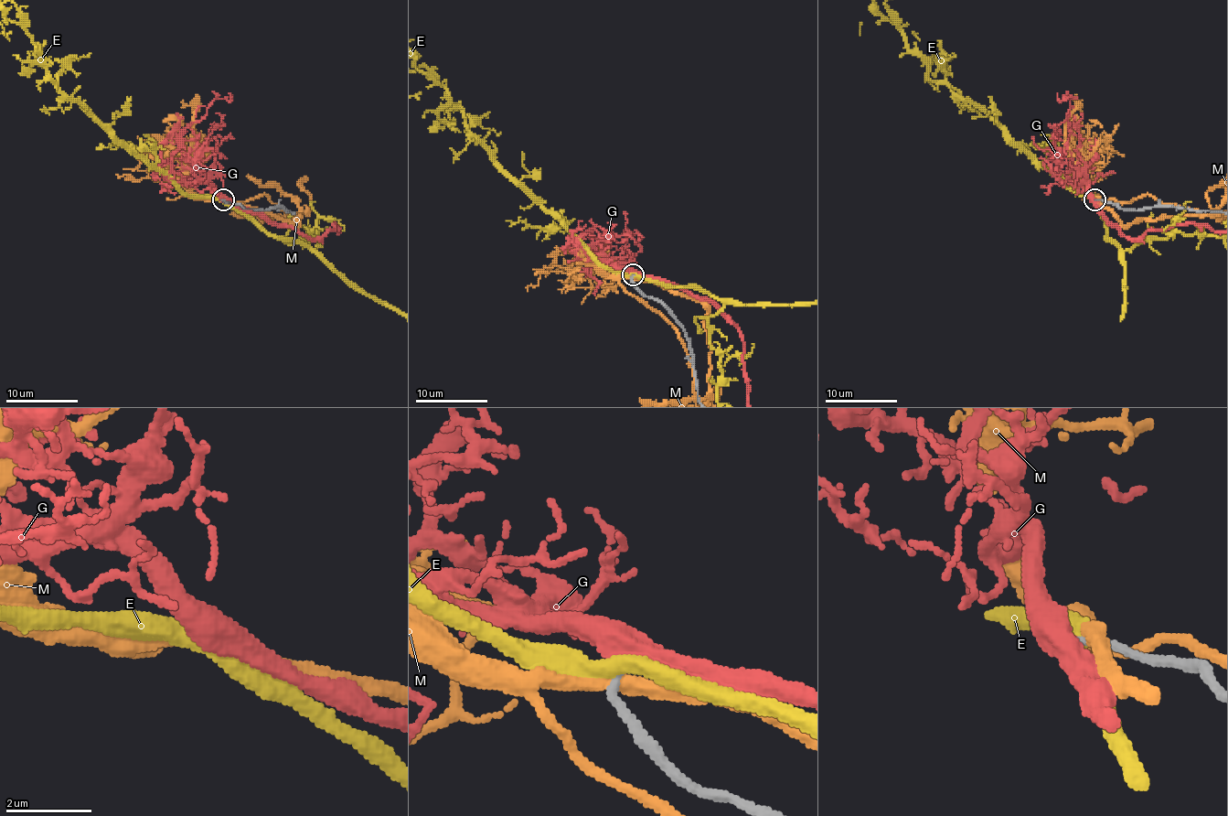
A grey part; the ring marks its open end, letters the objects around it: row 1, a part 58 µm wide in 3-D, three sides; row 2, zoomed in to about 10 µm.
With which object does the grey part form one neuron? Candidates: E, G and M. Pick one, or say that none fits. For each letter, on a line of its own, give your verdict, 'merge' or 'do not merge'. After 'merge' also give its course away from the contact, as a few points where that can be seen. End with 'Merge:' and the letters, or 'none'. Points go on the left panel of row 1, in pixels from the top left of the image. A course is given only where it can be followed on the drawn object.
E: do not merge
G: merge
M: do not merge
Merge: G

